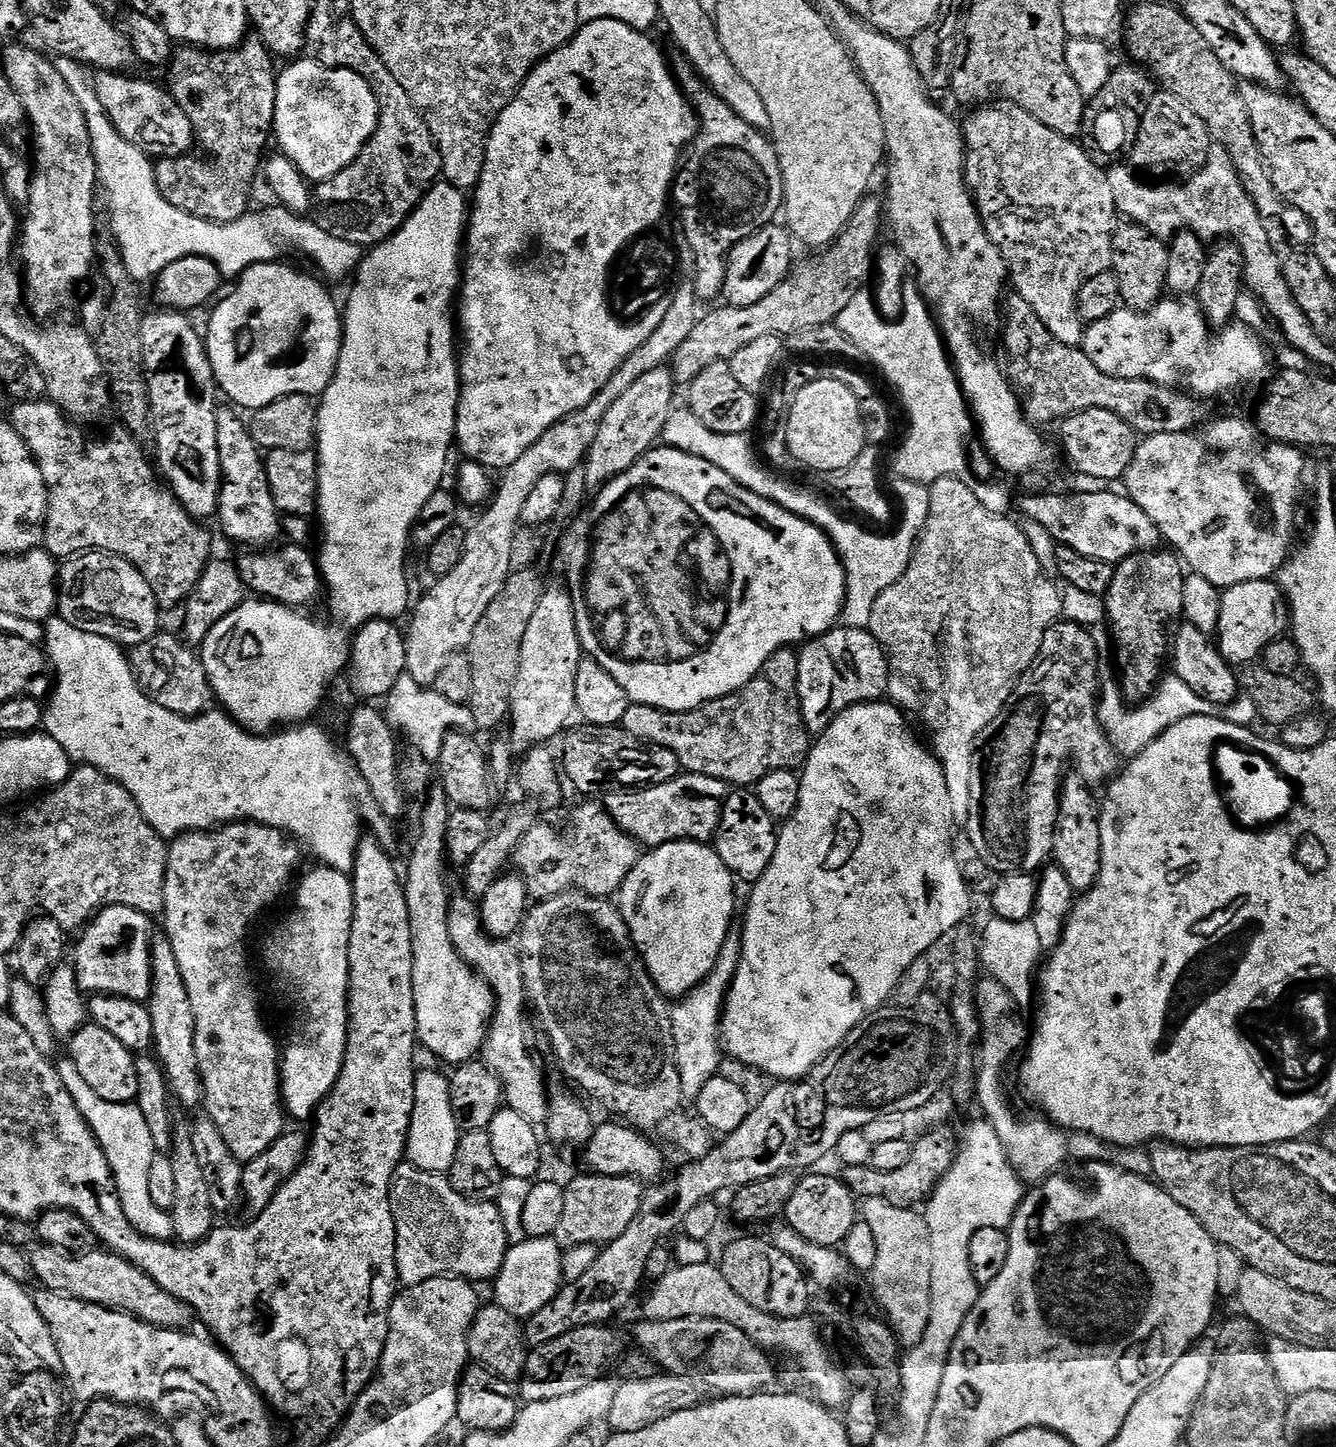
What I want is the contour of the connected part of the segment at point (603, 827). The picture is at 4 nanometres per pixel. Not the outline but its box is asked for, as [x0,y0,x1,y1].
[511,802,642,901]

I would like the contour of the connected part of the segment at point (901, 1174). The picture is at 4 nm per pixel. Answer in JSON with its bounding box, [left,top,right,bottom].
[846,1130,958,1206]

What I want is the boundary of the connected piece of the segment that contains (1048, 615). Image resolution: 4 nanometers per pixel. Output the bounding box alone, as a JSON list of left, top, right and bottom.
[870,476,1064,802]

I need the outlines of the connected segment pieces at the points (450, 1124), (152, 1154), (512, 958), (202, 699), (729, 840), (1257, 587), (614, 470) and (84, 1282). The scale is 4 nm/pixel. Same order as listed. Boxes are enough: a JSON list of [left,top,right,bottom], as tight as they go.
[[410,1071,460,1173],[79,1092,174,1241],[450,895,550,1126],[138,640,217,719],[714,790,777,882],[1218,580,1290,665],[586,366,678,486],[31,1244,194,1330]]

